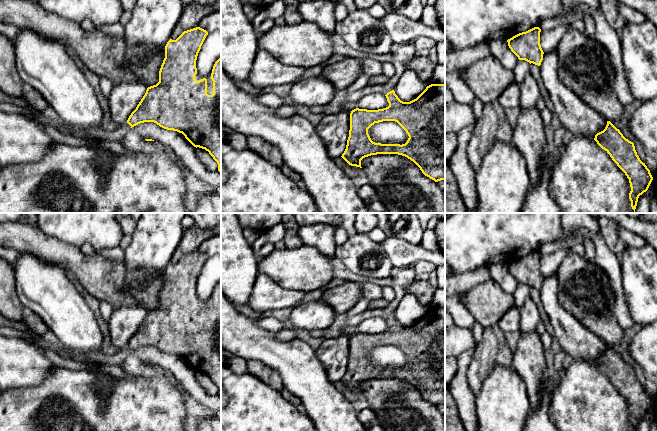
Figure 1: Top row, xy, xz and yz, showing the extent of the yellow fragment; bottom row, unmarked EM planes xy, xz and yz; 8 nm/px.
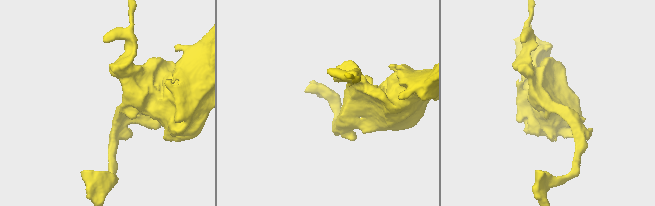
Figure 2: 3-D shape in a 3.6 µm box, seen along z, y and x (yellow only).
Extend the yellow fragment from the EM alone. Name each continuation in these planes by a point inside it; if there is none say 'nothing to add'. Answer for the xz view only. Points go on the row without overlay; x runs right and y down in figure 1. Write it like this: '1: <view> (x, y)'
nothing to add

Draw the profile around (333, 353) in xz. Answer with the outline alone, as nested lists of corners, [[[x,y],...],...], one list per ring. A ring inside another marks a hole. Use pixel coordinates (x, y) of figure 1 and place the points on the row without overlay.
[[[341,333],[338,337],[326,339],[315,351],[325,366],[331,382],[341,381],[347,369],[350,354],[350,338]]]

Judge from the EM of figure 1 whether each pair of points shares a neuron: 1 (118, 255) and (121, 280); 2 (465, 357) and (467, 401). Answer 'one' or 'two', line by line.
1: two
2: one

